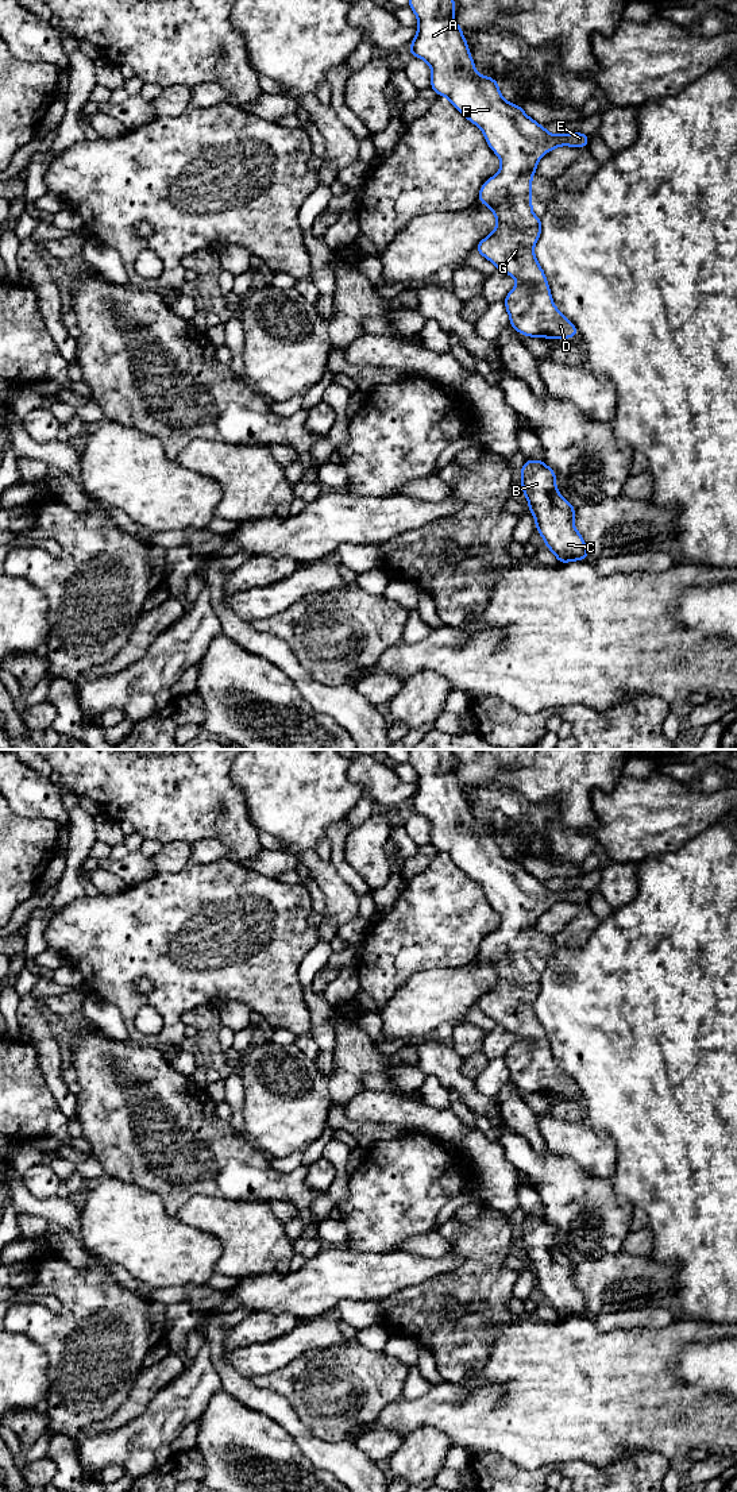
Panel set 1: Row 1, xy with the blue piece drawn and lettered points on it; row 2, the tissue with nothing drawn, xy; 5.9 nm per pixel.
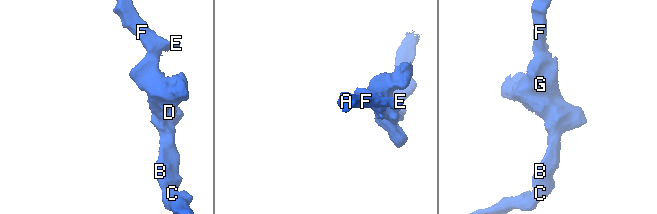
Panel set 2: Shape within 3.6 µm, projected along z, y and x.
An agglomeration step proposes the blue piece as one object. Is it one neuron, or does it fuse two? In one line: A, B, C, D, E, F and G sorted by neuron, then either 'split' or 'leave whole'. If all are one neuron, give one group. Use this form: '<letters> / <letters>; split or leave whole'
A B C D E F G; leave whole

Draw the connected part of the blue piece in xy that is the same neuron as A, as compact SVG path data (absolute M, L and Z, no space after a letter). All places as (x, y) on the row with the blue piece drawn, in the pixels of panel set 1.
M409 0L409 7L418 19L418 27L408 54L429 63L431 88L439 96L445 96L472 124L481 127L487 144L501 159L499 173L482 185L478 196L478 201L494 212L497 228L476 244L475 251L518 281L503 300L510 325L532 338L567 339L579 335L576 327L555 307L547 277L533 254L541 234L541 219L532 215L530 180L544 153L557 146L587 147L590 136L582 132L549 134L545 127L526 116L520 105L502 99L497 80L475 73L464 35L454 19L455 0Z

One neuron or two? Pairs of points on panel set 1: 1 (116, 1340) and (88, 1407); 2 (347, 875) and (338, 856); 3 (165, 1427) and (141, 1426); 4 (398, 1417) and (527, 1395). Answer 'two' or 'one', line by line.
1: one
2: one
3: one
4: one

